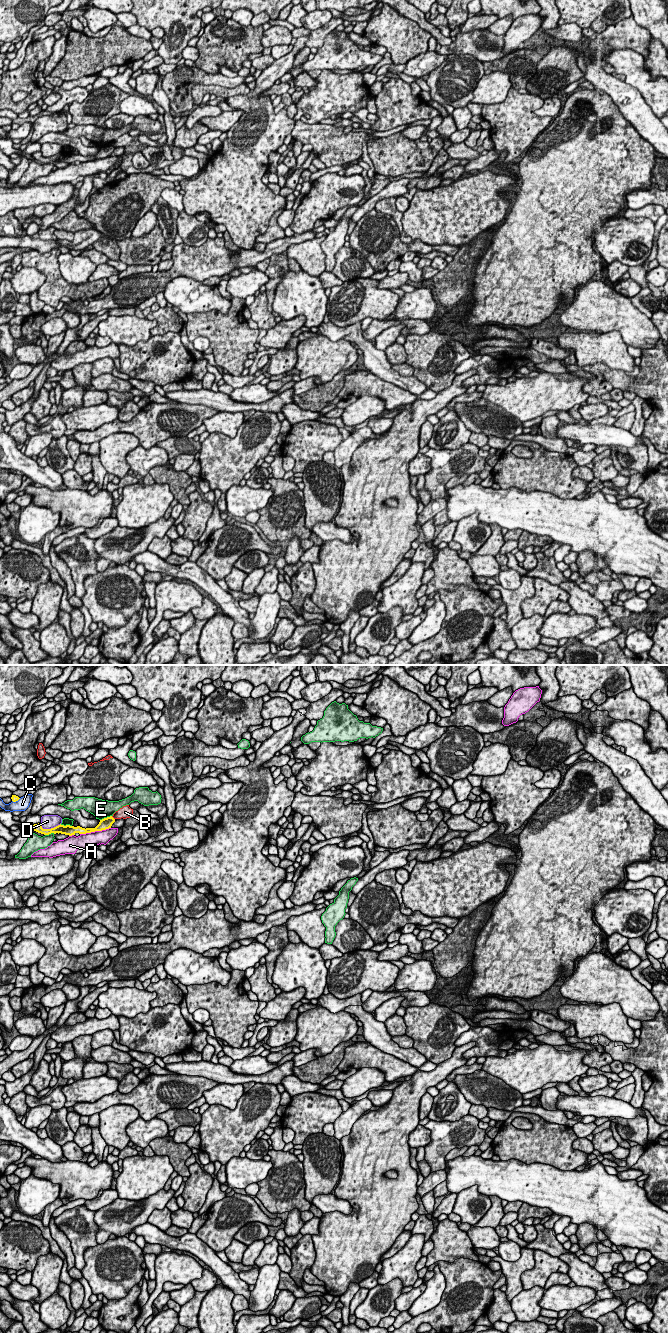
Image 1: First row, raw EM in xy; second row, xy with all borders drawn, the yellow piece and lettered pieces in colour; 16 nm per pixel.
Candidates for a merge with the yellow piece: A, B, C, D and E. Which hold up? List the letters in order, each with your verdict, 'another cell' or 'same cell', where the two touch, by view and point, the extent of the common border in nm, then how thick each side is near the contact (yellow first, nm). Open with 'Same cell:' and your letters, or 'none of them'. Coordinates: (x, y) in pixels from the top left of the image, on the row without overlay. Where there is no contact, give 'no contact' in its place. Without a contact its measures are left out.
Same cell: none of them
A: another cell; meets yellow in xy at (95, 158); contact 500 nm long; 190 nm thick on the yellow side, 220 nm on the other
B: another cell; meets yellow in xy at (113, 146); contact 80 nm long; 190 nm thick on the yellow side, 190 nm on the other
C: another cell; meets yellow in xy at (16, 128); contact 150 nm long; 100 nm thick on the yellow side, 200 nm on the other
D: another cell; meets yellow in xy at (49, 157); contact 340 nm long; 140 nm thick on the yellow side, 220 nm on the other
E: another cell; meets yellow in xy at (105, 146); contact 200 nm long; 190 nm thick on the yellow side, 300 nm on the other

